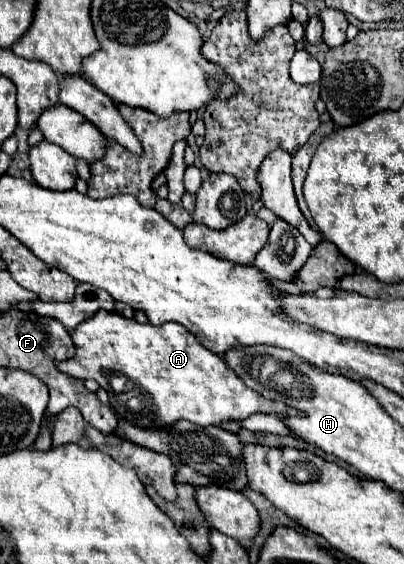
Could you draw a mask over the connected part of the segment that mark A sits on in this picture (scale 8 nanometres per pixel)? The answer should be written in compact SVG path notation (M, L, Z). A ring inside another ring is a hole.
M98 310L94 316L84 320L76 330L70 332L70 338L76 346L74 358L68 358L64 362L58 362L58 368L74 378L80 380L96 380L108 394L110 394L110 406L122 416L134 416L134 410L128 410L126 402L140 402L138 414L140 418L126 418L132 422L144 422L144 418L156 422L156 424L172 424L176 420L188 420L198 426L218 426L220 422L226 420L244 420L250 414L256 412L266 412L266 414L288 414L288 406L278 400L268 400L260 392L254 392L248 388L232 370L226 368L224 360L206 350L194 334L190 334L184 326L176 322L168 322L162 326L152 326L152 324L140 324L134 318L124 318L118 312L104 312ZM112 376L122 376L126 380L122 390L114 390L110 384Z

